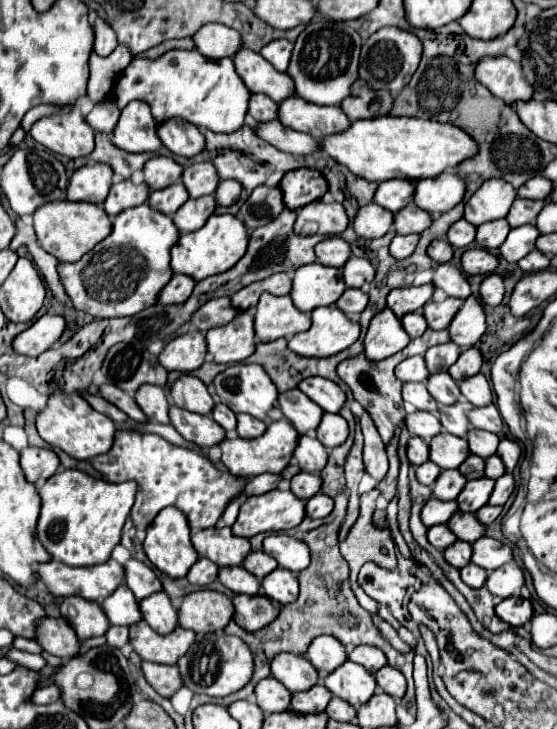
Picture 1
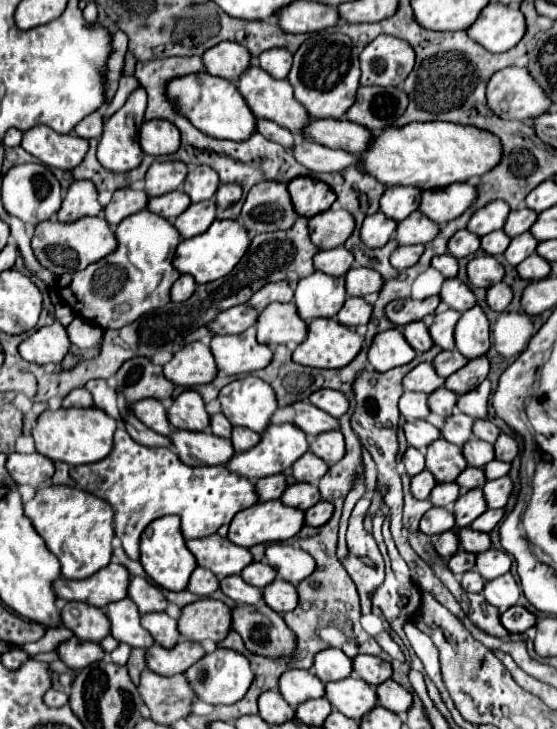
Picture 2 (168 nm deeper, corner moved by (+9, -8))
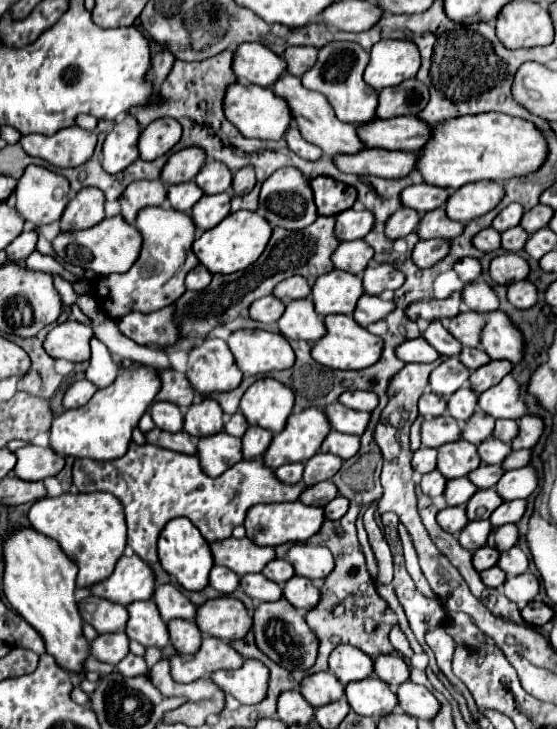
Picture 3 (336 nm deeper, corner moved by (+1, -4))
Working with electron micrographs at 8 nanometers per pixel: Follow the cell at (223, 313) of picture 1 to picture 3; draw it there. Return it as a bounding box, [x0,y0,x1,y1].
[250,295,286,323]

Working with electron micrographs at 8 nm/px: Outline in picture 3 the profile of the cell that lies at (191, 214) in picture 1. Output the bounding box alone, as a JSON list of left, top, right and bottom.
[192,193,230,231]

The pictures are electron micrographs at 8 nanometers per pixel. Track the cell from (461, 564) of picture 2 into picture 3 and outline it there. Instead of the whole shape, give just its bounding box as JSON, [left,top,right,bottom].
[474,547,500,571]

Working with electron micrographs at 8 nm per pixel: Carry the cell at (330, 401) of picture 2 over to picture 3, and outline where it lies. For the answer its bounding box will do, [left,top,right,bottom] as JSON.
[340,391,378,411]

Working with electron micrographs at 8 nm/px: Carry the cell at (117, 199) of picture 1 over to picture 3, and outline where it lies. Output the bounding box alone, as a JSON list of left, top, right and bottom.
[120,179,168,225]

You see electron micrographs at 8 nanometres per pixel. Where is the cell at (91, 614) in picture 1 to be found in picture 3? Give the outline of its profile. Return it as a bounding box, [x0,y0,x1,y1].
[88,597,128,633]

